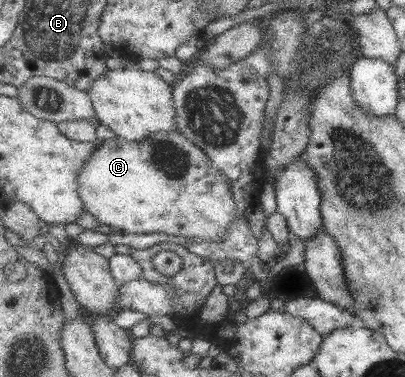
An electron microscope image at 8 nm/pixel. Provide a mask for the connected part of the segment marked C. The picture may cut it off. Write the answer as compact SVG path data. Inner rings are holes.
M178 129L156 132L139 142L112 137L98 143L78 174L80 197L96 220L123 233L165 233L174 237L218 241L237 218L237 203L229 179L191 139Z

